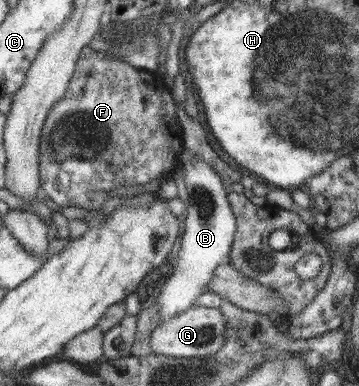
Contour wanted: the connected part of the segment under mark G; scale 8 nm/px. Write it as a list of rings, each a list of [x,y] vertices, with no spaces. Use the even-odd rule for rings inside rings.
[[[194,305],[170,320],[158,324],[150,334],[149,348],[153,354],[173,358],[205,358],[215,354],[224,345],[226,322],[218,308]]]

